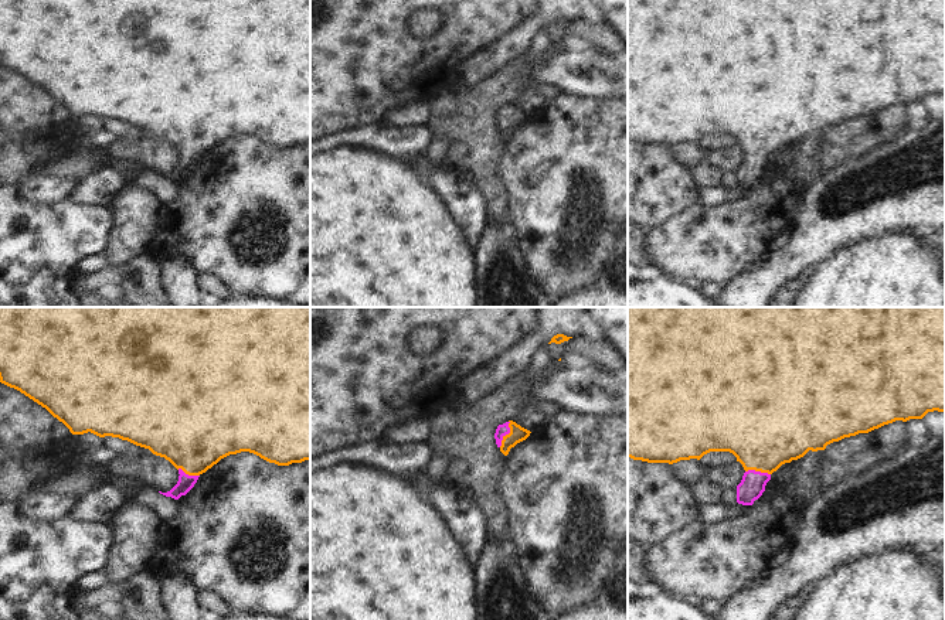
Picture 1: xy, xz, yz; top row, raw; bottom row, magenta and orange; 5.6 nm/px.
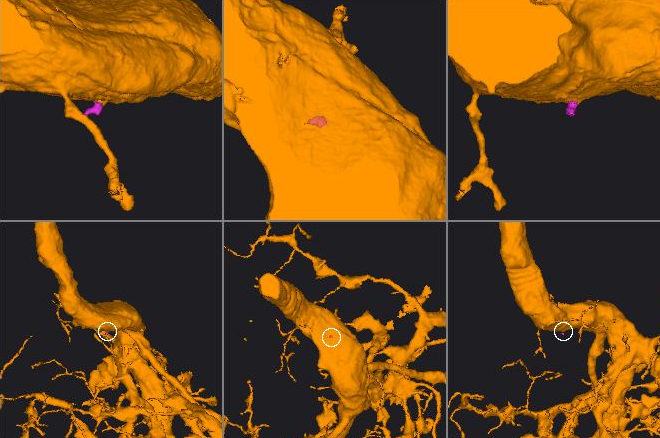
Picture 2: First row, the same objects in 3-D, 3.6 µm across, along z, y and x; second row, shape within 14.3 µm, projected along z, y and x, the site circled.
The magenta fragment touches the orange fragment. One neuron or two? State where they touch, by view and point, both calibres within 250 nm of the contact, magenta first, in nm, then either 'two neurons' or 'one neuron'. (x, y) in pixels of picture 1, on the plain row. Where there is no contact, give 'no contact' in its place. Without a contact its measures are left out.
meets magenta in xz at (507, 116); 70 nm thick on the magenta side, 90 nm on the other; one neuron

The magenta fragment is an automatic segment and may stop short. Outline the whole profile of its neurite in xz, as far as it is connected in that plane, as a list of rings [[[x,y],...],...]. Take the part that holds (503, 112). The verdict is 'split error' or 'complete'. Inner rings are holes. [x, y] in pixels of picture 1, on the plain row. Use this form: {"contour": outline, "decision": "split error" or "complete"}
{"contour": [[[513,103],[499,108],[494,116],[496,127],[507,139],[510,132],[530,119],[530,113],[521,110]]], "decision": "split error"}

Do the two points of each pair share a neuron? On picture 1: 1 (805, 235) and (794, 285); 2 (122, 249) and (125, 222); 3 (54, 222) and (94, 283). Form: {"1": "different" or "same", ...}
{"1": "different", "2": "same", "3": "different"}

